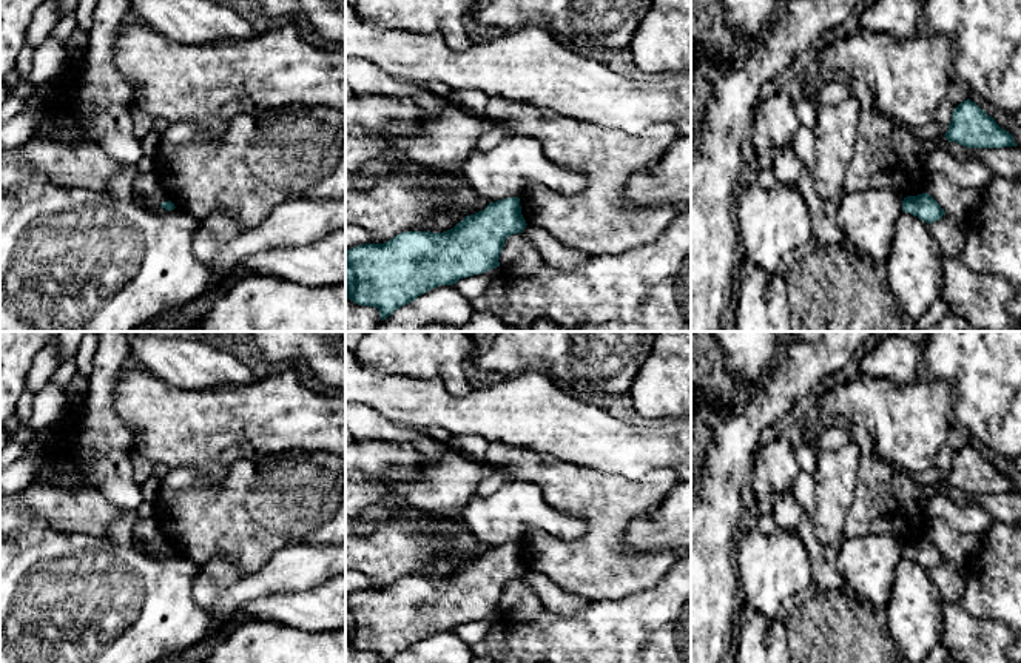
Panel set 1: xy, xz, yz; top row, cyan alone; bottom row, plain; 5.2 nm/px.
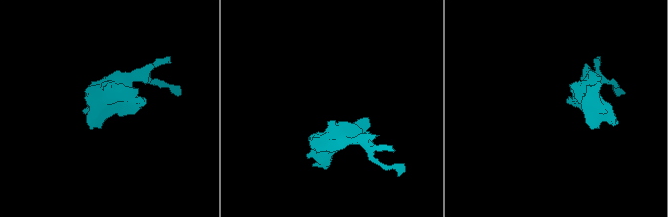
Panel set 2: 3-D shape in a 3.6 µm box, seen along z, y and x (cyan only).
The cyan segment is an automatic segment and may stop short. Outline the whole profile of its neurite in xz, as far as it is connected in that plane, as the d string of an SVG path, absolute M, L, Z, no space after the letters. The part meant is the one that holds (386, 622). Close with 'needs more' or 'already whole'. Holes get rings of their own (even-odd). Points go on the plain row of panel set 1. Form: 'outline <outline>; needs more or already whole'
outline M520 543L490 547L466 561L444 578L404 577L384 589L362 589L345 597L345 643L358 651L375 652L381 663L440 631L453 631L463 623L500 612L500 600L509 581L523 578L526 566Z; already whole

